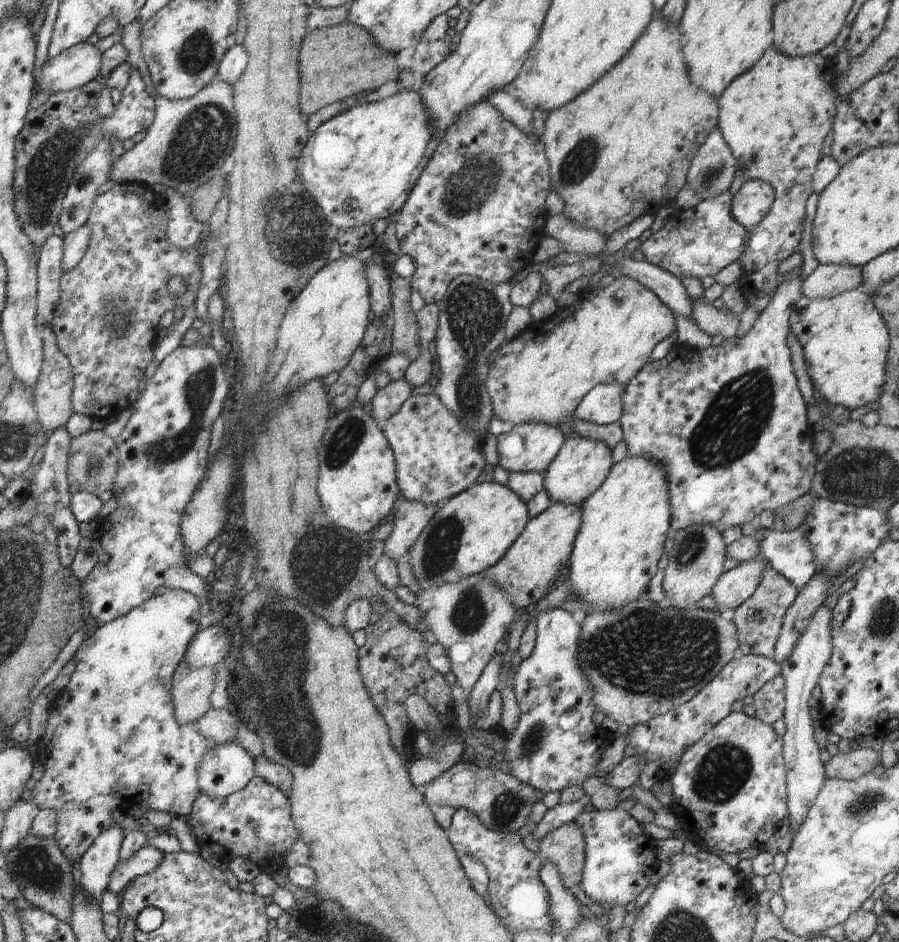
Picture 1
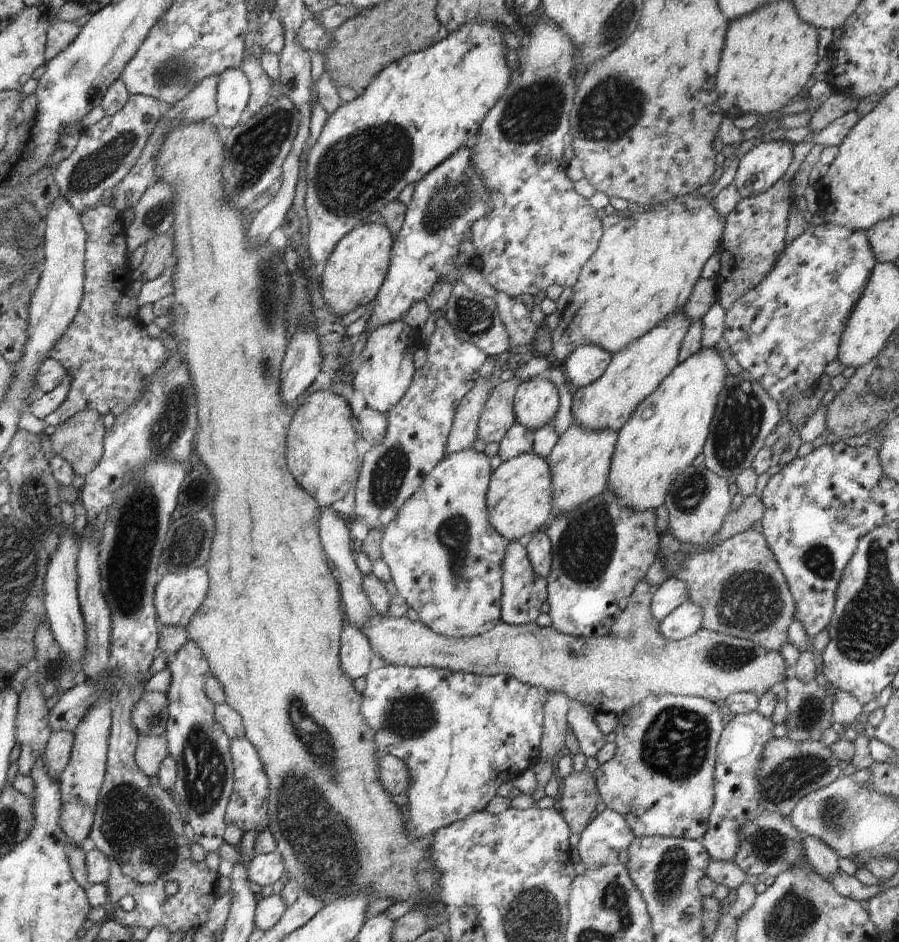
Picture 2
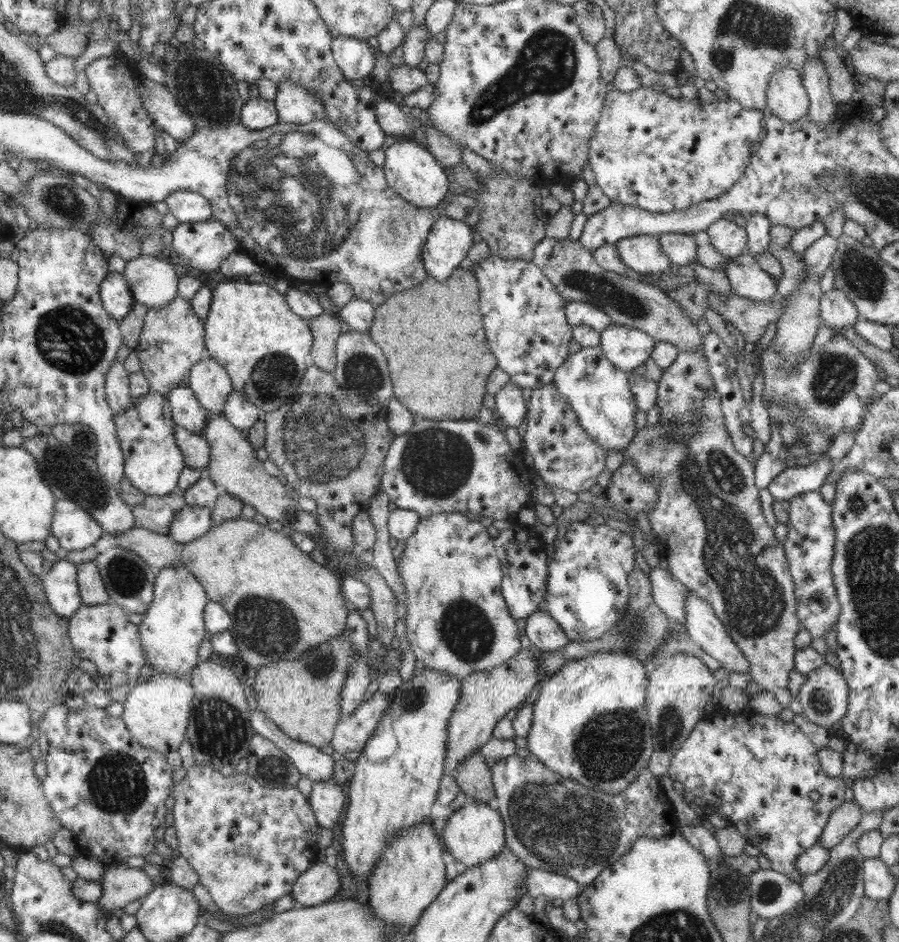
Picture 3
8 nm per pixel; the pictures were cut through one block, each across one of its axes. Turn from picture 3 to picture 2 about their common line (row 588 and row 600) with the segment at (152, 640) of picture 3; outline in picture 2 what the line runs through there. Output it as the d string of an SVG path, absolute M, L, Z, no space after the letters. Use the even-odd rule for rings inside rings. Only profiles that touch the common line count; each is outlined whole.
M202 566L187 570L186 572L167 573L156 585L154 593L154 606L157 612L157 622L162 626L173 626L186 628L193 616L202 606L209 589L209 576L207 570Z

